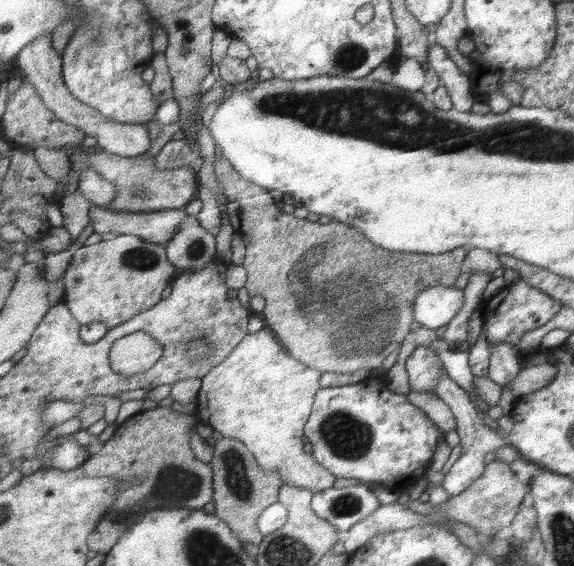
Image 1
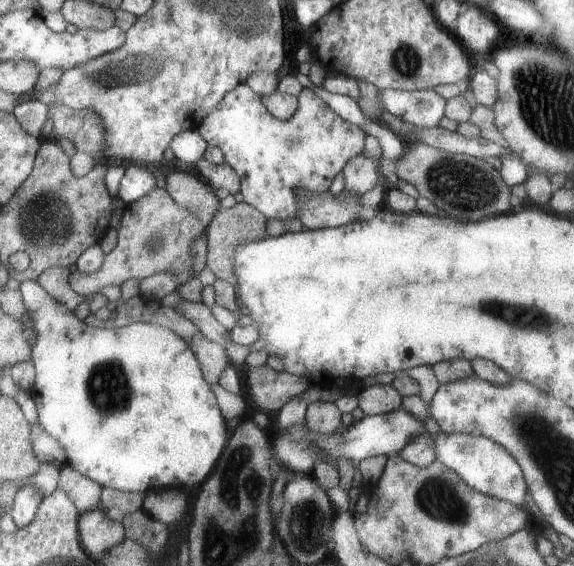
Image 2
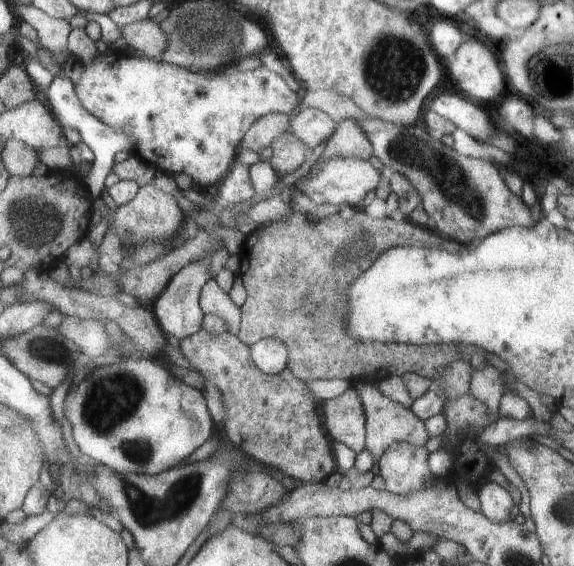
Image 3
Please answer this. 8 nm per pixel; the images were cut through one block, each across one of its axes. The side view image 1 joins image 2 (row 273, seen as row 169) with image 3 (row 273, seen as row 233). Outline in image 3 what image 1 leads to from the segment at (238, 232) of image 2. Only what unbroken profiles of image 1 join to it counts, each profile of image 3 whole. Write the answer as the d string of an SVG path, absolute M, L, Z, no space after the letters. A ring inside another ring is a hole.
M347 206L341 214L323 220L315 220L309 214L299 212L291 216L293 218L283 218L283 222L257 230L257 234L243 242L239 254L239 278L247 298L241 308L241 342L251 348L265 338L281 340L289 350L287 368L301 382L309 378L379 382L389 376L405 374L419 374L431 380L437 378L447 364L461 358L471 358L471 346L465 344L405 346L355 342L345 332L345 324L341 322L347 310L343 296L345 286L371 268L383 250L391 246L427 244L459 252L465 250L465 244L421 224L409 222L407 218L403 222L391 218L371 218L367 210L353 206Z

